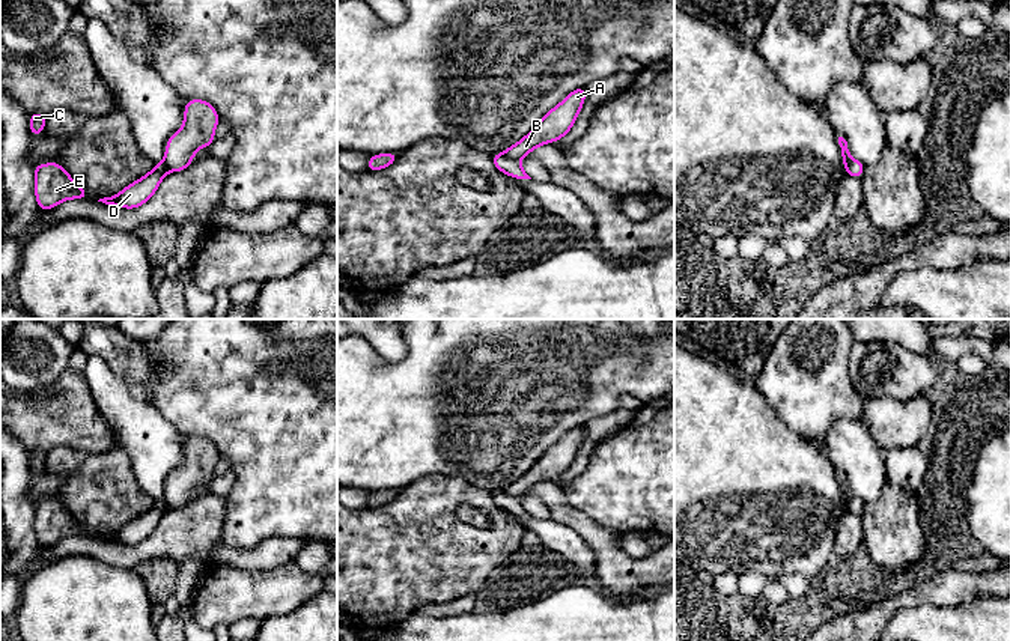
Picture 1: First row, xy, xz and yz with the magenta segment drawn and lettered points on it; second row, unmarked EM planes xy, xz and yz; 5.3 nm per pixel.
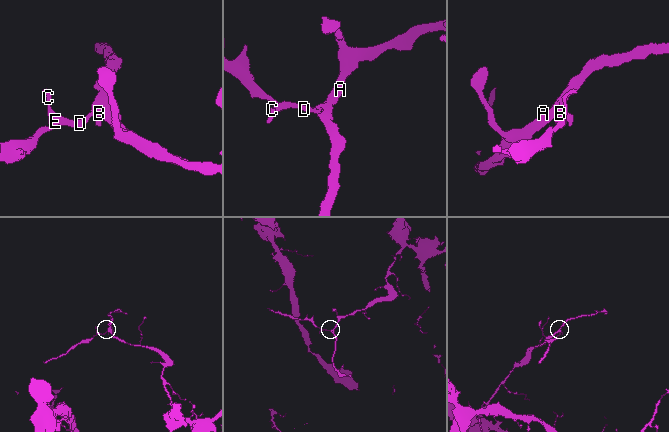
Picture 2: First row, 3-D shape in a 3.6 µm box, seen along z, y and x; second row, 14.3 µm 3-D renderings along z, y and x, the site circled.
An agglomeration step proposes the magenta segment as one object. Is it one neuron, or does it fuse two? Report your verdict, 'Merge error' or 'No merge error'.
Merge error

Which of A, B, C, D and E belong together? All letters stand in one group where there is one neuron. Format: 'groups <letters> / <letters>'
groups A B / C D E

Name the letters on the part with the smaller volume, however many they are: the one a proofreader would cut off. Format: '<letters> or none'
C, D, E

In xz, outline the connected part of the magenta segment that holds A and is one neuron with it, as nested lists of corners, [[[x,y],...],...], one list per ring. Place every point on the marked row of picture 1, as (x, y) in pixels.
[[[586,87],[570,92],[522,140],[507,147],[503,155],[509,159],[519,161],[537,146],[560,140],[573,126],[584,101]]]

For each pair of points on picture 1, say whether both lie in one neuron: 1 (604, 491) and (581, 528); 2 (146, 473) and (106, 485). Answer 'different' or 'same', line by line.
1: different
2: different

